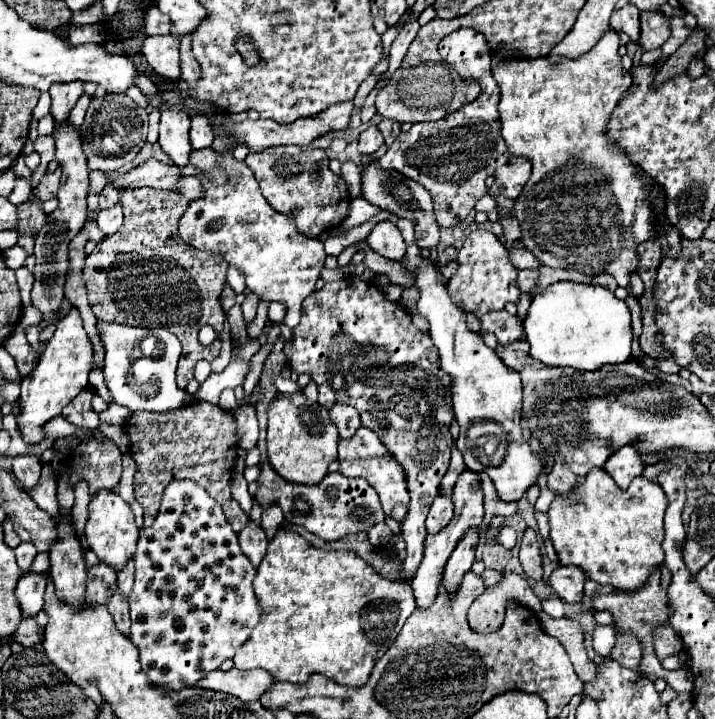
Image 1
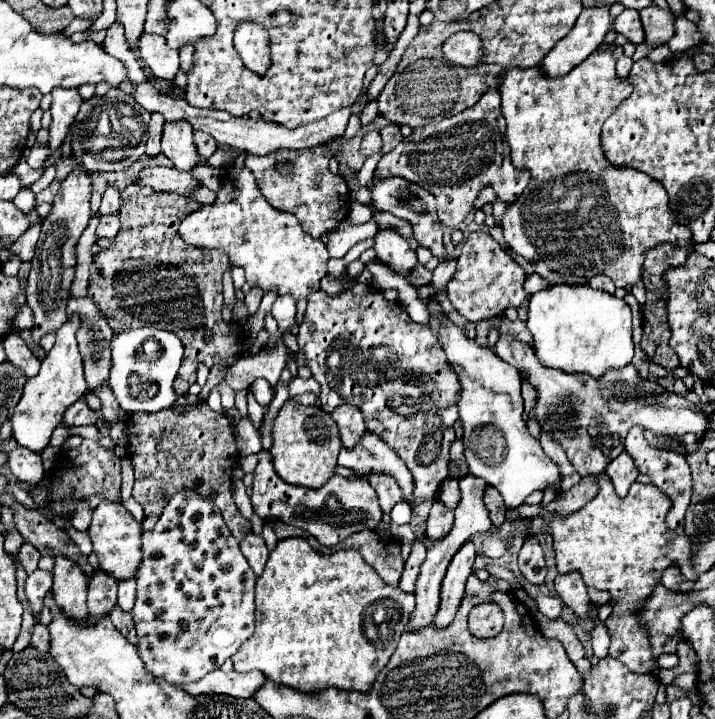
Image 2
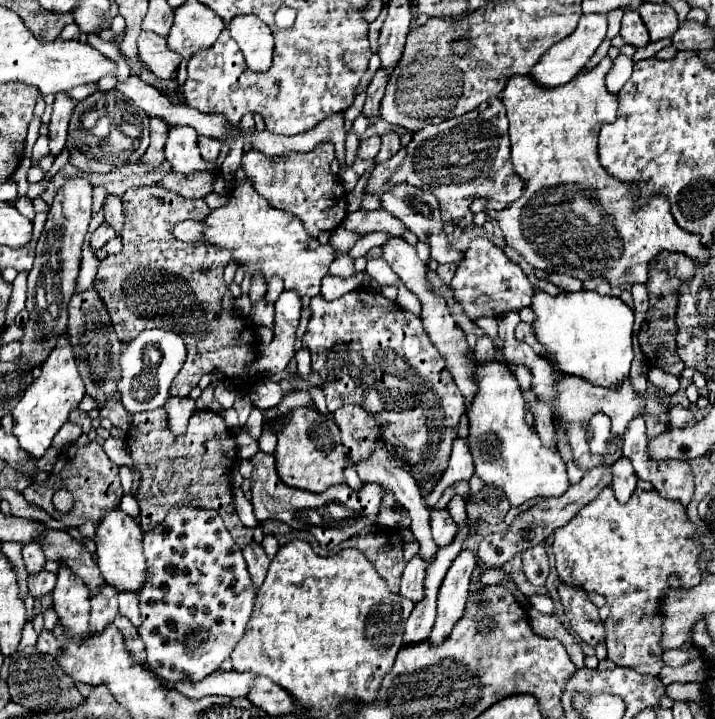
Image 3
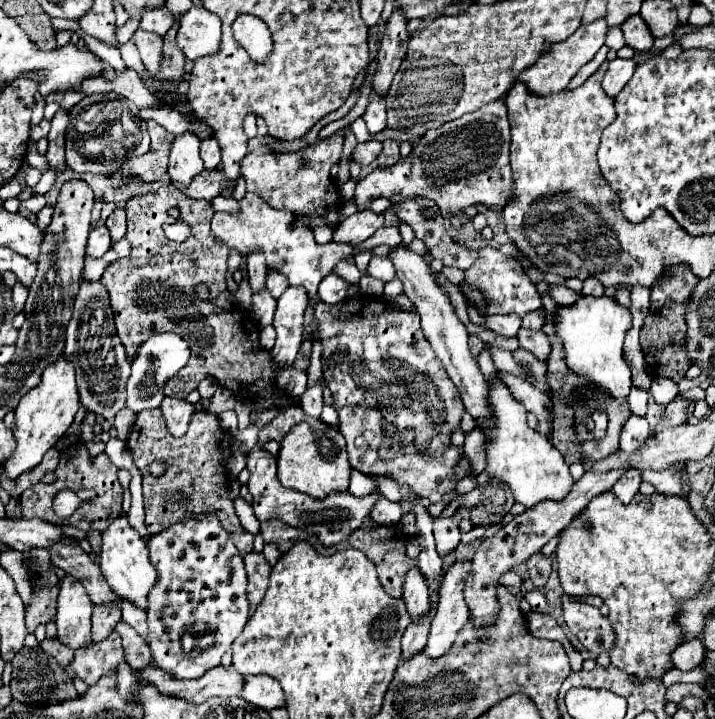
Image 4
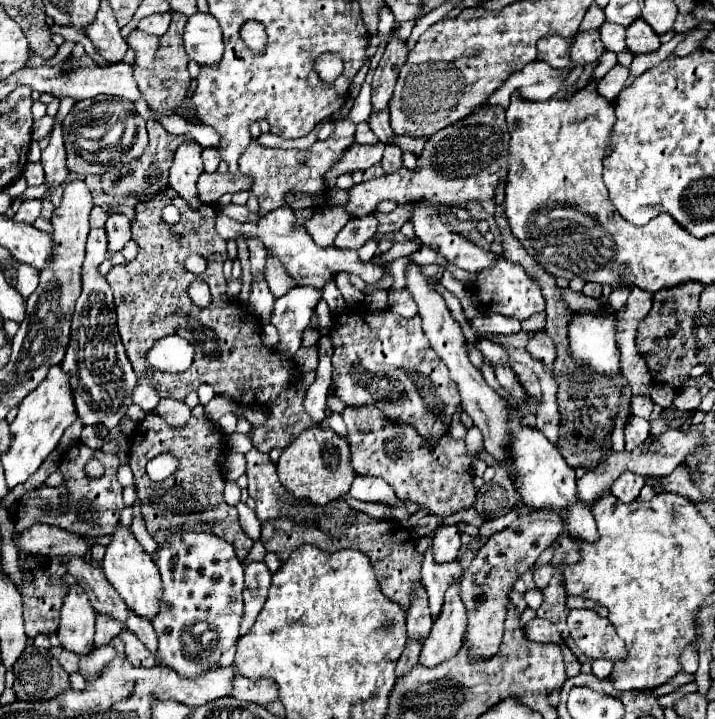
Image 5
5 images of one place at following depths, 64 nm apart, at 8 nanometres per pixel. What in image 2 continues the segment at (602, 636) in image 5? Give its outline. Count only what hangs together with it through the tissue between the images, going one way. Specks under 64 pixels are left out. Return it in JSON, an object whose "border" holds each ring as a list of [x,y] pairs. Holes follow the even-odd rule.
{"border":[[[568,572],[568,574],[558,574],[556,580],[556,594],[562,598],[566,606],[574,610],[574,614],[584,622],[584,628],[590,632],[592,630],[592,618],[588,614],[588,604],[590,598],[584,590],[584,580],[580,572]]]}

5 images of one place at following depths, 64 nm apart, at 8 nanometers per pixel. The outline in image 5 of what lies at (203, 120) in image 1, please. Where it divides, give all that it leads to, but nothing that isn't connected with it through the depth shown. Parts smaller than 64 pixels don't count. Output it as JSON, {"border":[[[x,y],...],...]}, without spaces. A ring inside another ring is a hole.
{"border":[[[204,148],[202,150],[202,160],[204,160],[204,170],[206,172],[216,172],[216,168],[220,164],[218,148]]]}

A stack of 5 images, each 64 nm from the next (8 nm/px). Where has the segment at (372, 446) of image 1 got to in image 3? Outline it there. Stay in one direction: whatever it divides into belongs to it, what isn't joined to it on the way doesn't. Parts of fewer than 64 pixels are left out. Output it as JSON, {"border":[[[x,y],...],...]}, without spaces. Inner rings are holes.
{"border":[[[378,440],[378,442],[376,442],[374,452],[372,452],[366,460],[354,462],[354,460],[346,458],[346,466],[354,468],[354,470],[358,472],[358,476],[360,476],[360,480],[362,480],[362,482],[376,482],[376,484],[380,484],[380,486],[384,486],[384,488],[390,488],[390,490],[394,492],[394,496],[396,496],[396,500],[398,500],[398,504],[400,504],[400,506],[404,506],[404,508],[408,510],[410,518],[412,518],[410,530],[414,532],[414,536],[416,536],[416,540],[418,540],[418,544],[420,544],[420,556],[424,556],[424,560],[428,562],[428,556],[432,556],[432,552],[436,552],[436,548],[438,548],[438,546],[436,546],[436,542],[432,540],[432,534],[430,534],[430,528],[428,528],[430,510],[424,506],[424,500],[422,500],[420,490],[418,490],[418,484],[416,484],[416,480],[414,480],[412,472],[410,472],[410,470],[402,464],[402,460],[400,460],[400,458],[394,458],[392,450],[390,450],[390,448],[386,448],[386,444]]]}

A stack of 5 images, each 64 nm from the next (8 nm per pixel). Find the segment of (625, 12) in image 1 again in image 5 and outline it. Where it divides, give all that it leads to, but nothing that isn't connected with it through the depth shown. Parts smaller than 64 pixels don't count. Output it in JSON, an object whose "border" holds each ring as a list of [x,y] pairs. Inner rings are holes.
{"border":[[[638,18],[626,28],[626,46],[634,54],[644,54],[656,50],[660,46],[660,40],[656,32],[652,32],[652,28],[642,18]]]}

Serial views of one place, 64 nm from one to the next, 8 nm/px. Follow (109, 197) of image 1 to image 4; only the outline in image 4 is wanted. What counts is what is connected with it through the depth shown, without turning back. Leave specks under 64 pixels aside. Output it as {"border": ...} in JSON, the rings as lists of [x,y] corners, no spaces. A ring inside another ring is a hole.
{"border":[[[164,186],[158,192],[148,192],[142,196],[132,196],[134,208],[128,210],[128,232],[126,232],[126,212],[124,208],[114,208],[108,216],[106,226],[110,230],[112,240],[120,240],[126,234],[126,240],[132,246],[128,258],[120,258],[104,270],[100,282],[108,290],[110,306],[116,320],[116,332],[128,352],[128,356],[136,354],[136,348],[152,334],[152,332],[174,332],[182,336],[190,344],[190,362],[168,380],[164,394],[172,398],[186,398],[202,378],[212,376],[218,384],[234,390],[238,398],[254,398],[262,390],[274,386],[278,376],[278,368],[268,362],[268,352],[262,348],[258,340],[258,326],[254,324],[254,342],[250,340],[250,330],[242,326],[242,316],[230,318],[230,312],[216,306],[216,298],[226,290],[226,262],[228,248],[224,244],[212,240],[210,220],[212,206],[208,200],[192,200],[184,196],[174,186]],[[170,208],[178,208],[178,220],[198,228],[194,236],[186,242],[178,244],[166,238],[162,226],[172,224],[174,218],[168,214]],[[206,284],[210,290],[210,298],[202,300],[196,294],[196,286]]]}

